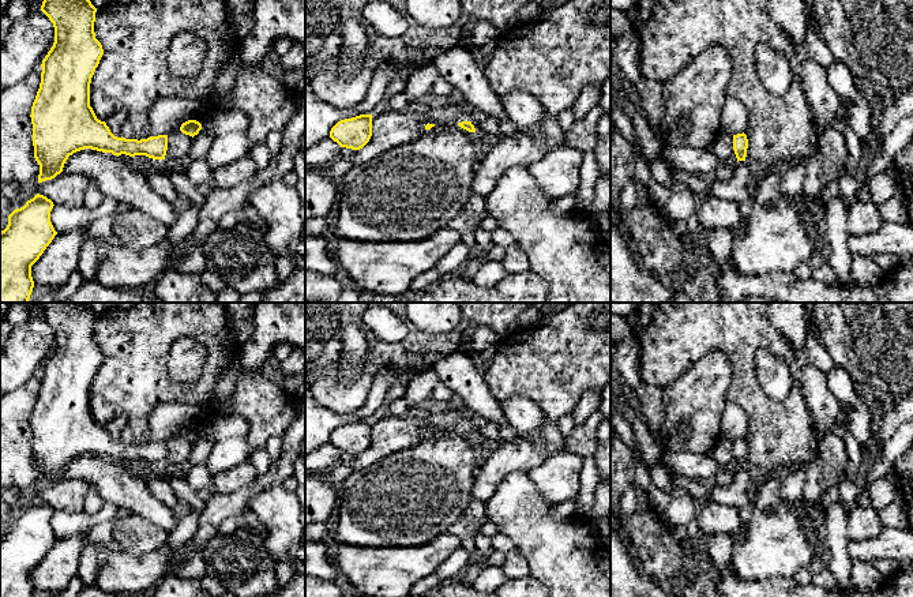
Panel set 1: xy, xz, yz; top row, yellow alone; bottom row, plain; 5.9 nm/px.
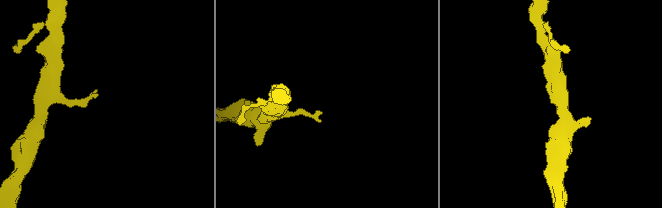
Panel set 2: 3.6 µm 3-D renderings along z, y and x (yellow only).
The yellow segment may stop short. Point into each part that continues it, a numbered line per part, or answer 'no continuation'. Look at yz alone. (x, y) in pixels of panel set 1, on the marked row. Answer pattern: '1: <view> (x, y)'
no continuation

